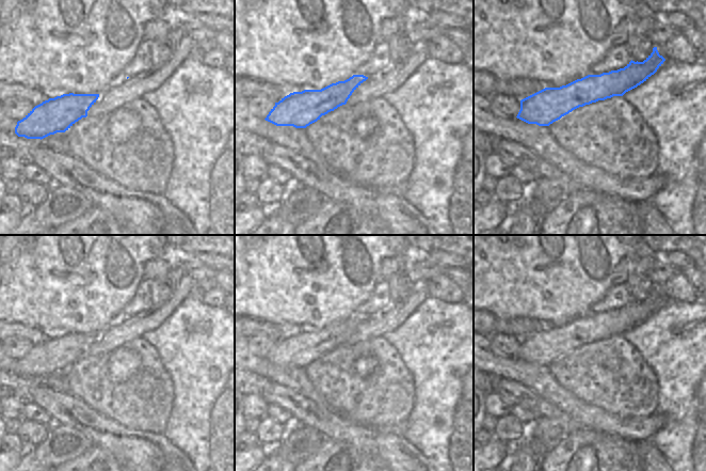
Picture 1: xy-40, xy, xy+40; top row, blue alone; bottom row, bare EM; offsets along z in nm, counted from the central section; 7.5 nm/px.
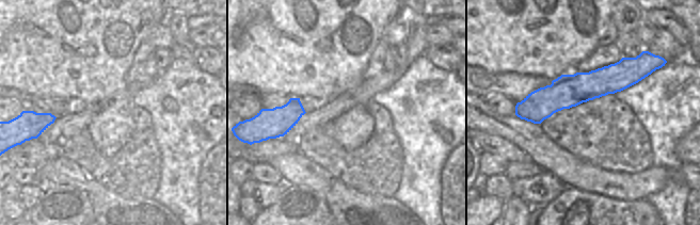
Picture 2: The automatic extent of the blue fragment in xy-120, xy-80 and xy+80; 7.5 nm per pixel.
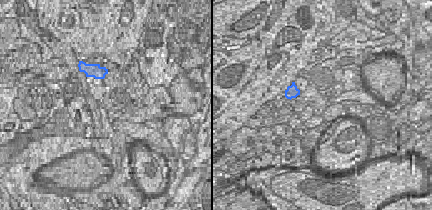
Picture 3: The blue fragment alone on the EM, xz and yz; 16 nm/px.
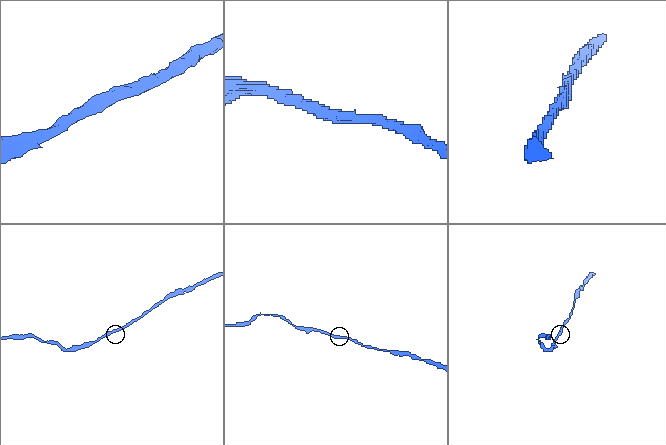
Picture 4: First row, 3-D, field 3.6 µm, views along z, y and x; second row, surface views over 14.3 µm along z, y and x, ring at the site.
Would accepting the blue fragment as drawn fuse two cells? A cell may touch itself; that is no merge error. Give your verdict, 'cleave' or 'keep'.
cleave

